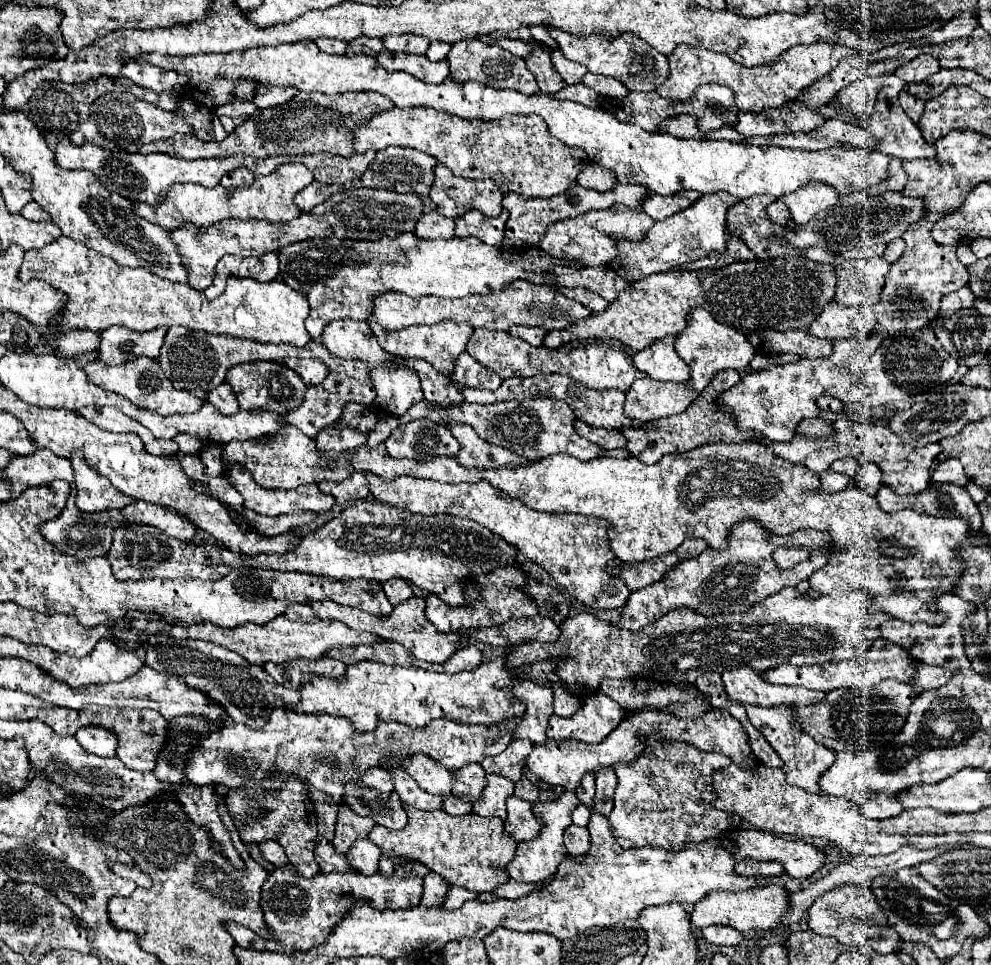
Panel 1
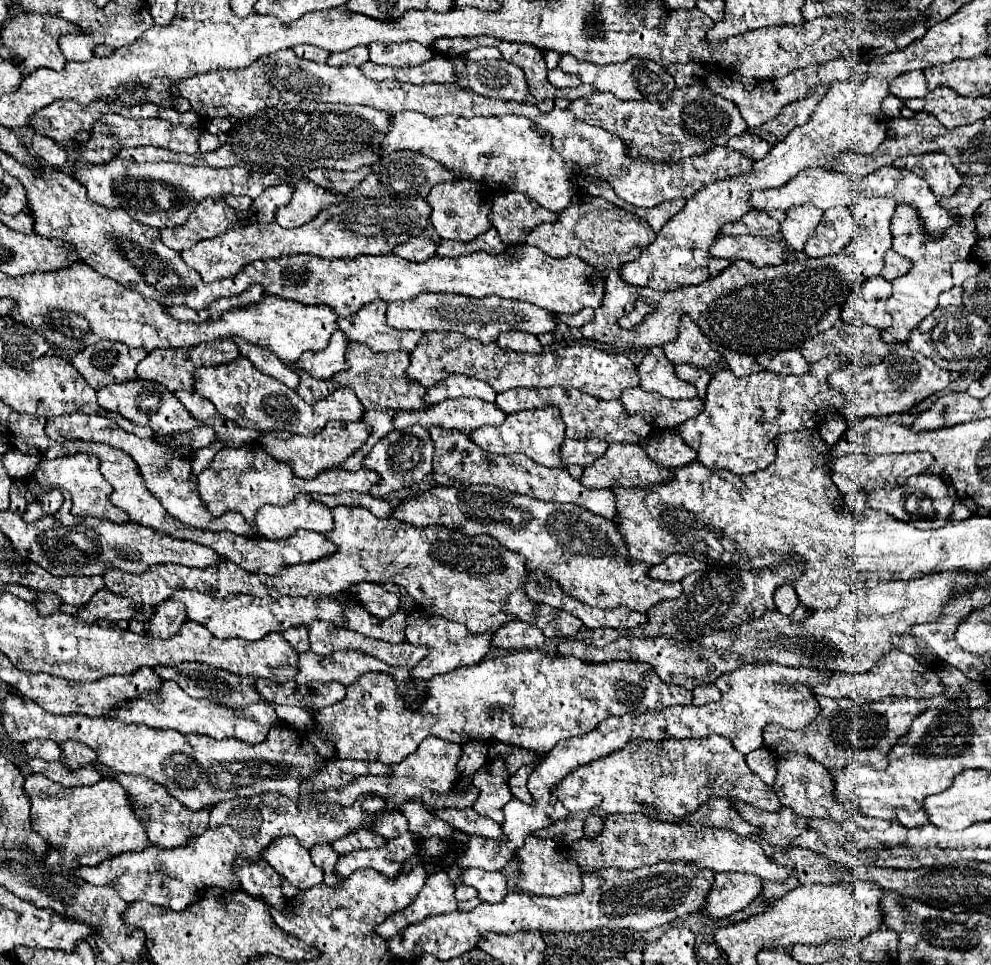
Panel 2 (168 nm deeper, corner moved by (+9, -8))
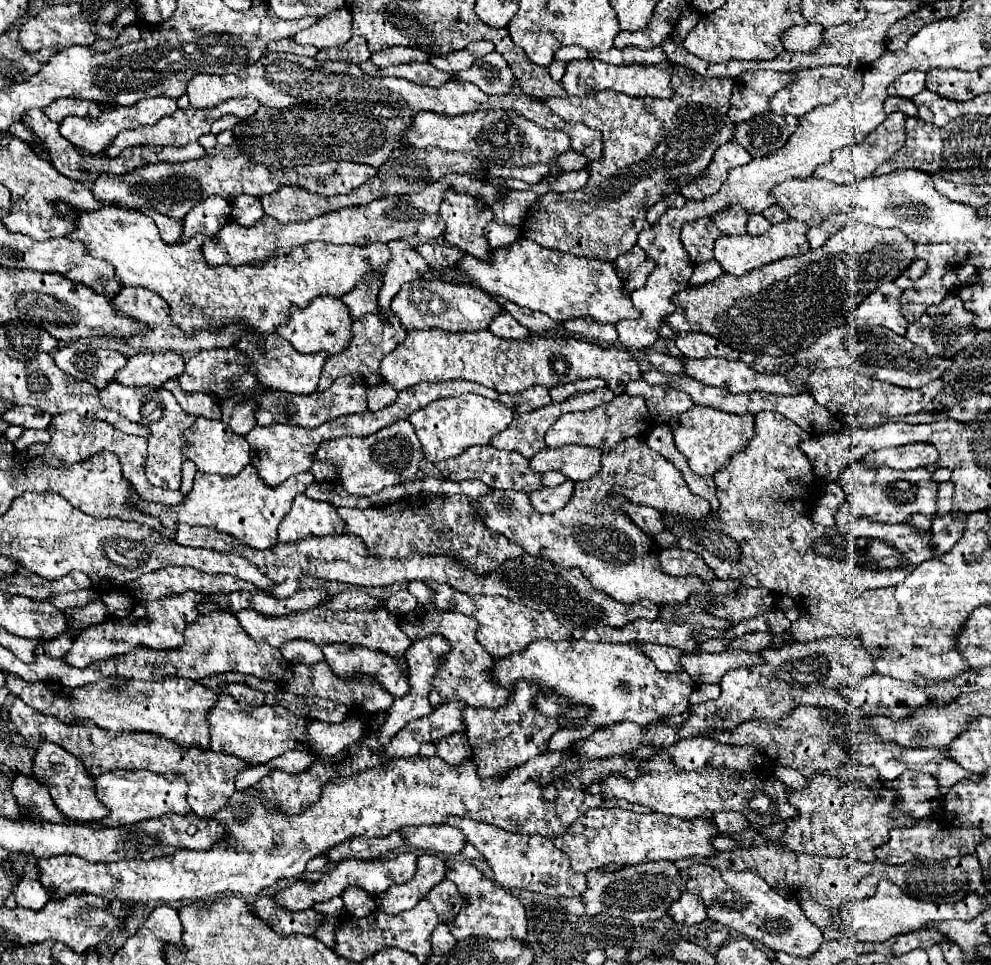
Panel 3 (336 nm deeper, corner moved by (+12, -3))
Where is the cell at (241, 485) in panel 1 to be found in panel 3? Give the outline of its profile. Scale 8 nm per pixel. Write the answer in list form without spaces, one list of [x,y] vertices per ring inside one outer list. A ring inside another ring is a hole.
[[[300,495],[292,503],[292,511],[284,517],[278,529],[278,541],[290,543],[300,541],[310,535],[342,535],[344,533],[344,519],[338,517],[336,507],[314,501],[306,495]]]

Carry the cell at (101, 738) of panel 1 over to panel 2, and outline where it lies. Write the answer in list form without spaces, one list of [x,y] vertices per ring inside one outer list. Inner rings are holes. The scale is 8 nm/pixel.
[[[71,740],[71,742],[63,742],[61,744],[63,748],[63,754],[65,754],[65,764],[69,770],[75,770],[75,768],[81,768],[85,764],[93,764],[95,762],[95,750],[89,748],[87,744],[83,742],[77,742],[77,740]]]

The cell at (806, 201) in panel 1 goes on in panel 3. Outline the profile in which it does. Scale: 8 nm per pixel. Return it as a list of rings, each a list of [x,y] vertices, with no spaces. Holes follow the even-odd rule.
[[[788,219],[784,223],[772,225],[768,233],[758,235],[758,237],[754,237],[754,235],[724,235],[724,237],[718,237],[718,241],[716,241],[714,259],[720,263],[724,273],[740,277],[746,271],[752,271],[752,269],[758,269],[762,265],[774,263],[778,259],[806,253],[810,249],[806,233],[808,233],[808,225],[802,225],[800,221]]]

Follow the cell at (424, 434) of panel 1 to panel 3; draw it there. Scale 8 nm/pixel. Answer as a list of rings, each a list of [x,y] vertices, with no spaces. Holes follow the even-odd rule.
[[[398,421],[392,423],[380,433],[368,435],[368,437],[344,437],[344,439],[328,439],[322,441],[314,453],[316,461],[334,465],[338,475],[338,483],[350,493],[350,495],[374,495],[382,491],[384,487],[398,485],[404,481],[410,481],[414,473],[418,471],[420,457],[420,441],[410,425],[410,421]]]

